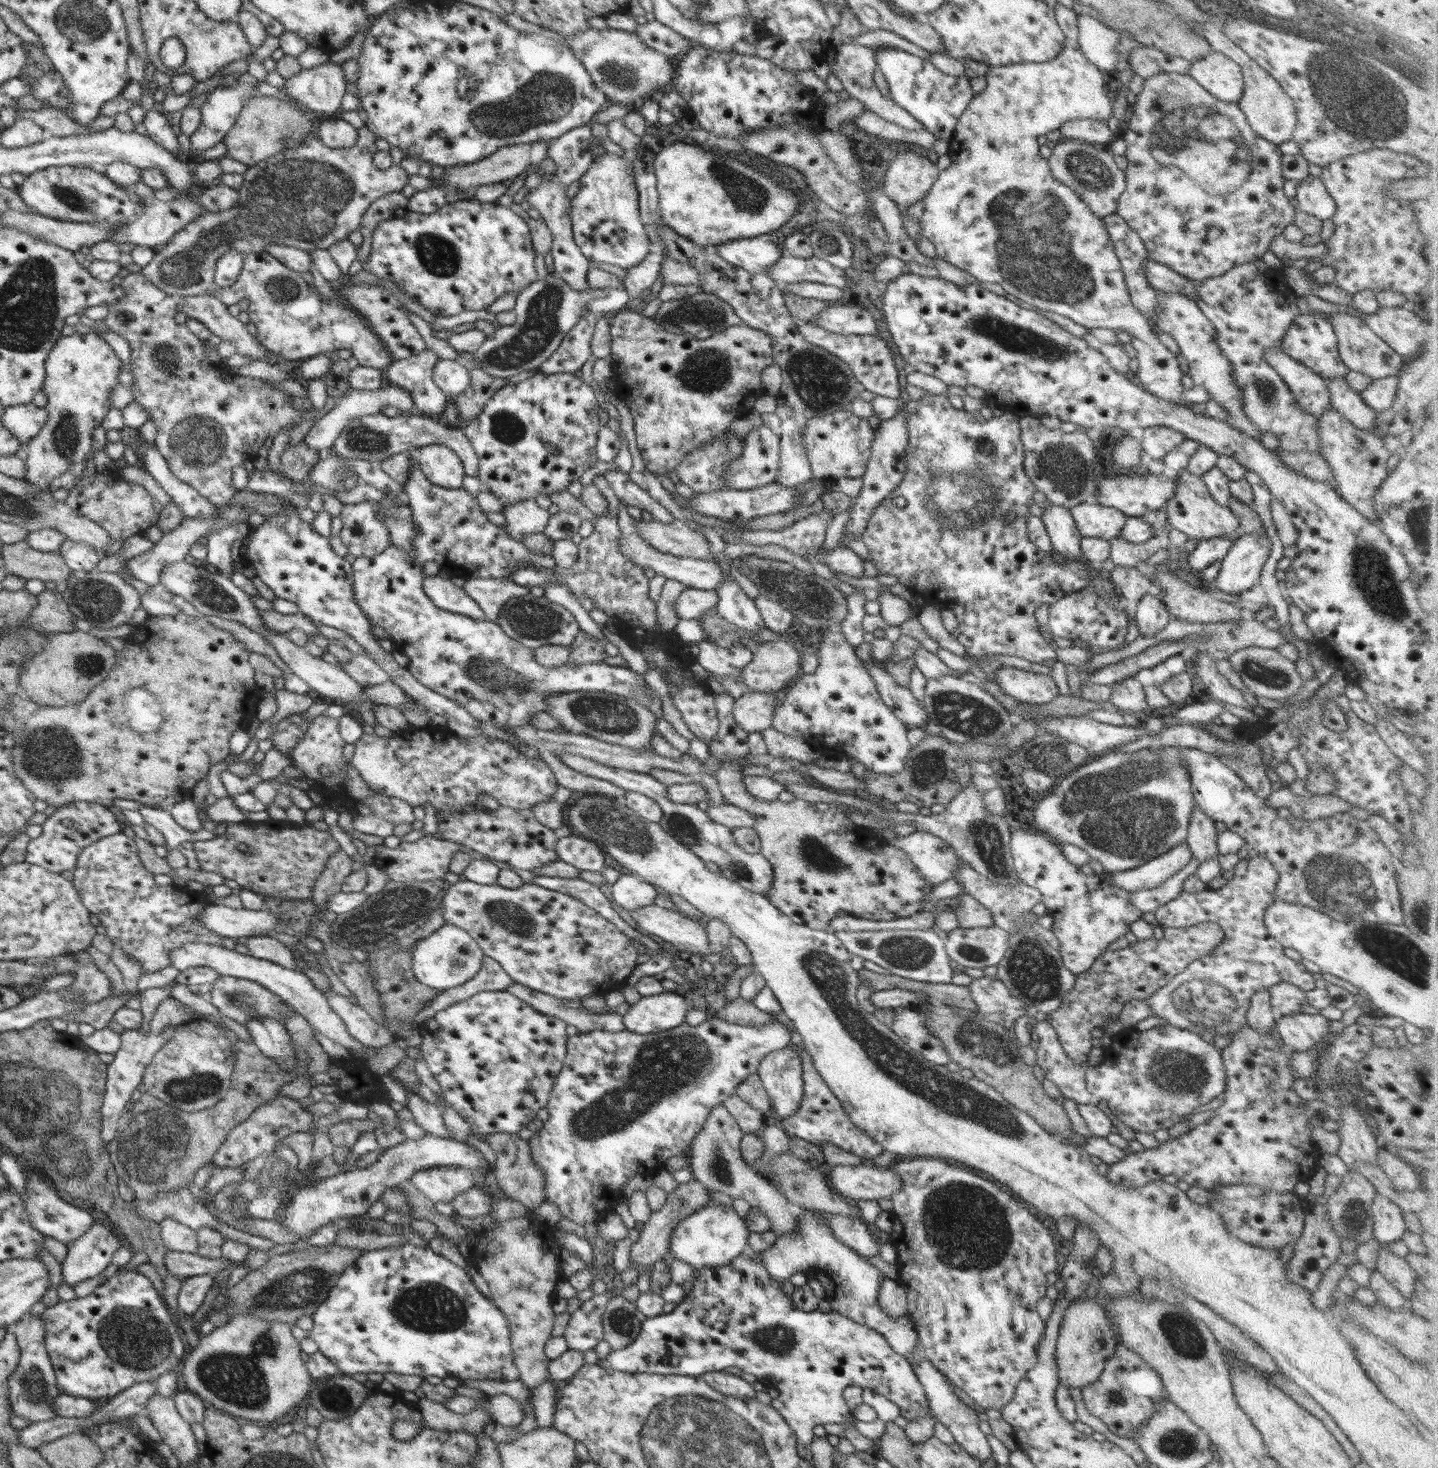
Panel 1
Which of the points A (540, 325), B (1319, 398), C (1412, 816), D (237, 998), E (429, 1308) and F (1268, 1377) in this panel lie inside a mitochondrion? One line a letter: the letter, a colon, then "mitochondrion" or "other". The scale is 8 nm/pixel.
A: mitochondrion
B: other
C: other
D: mitochondrion
E: mitochondrion
F: other

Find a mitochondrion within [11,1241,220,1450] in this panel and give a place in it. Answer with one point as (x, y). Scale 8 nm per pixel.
(134, 1337)

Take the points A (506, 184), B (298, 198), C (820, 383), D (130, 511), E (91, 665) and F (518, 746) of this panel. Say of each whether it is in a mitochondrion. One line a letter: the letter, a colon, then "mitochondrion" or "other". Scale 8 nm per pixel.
A: other
B: mitochondrion
C: mitochondrion
D: other
E: mitochondrion
F: other

